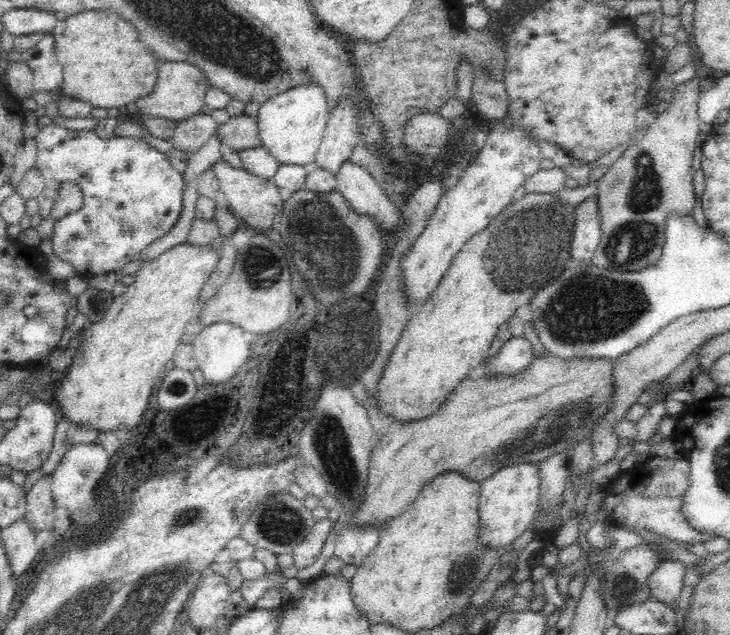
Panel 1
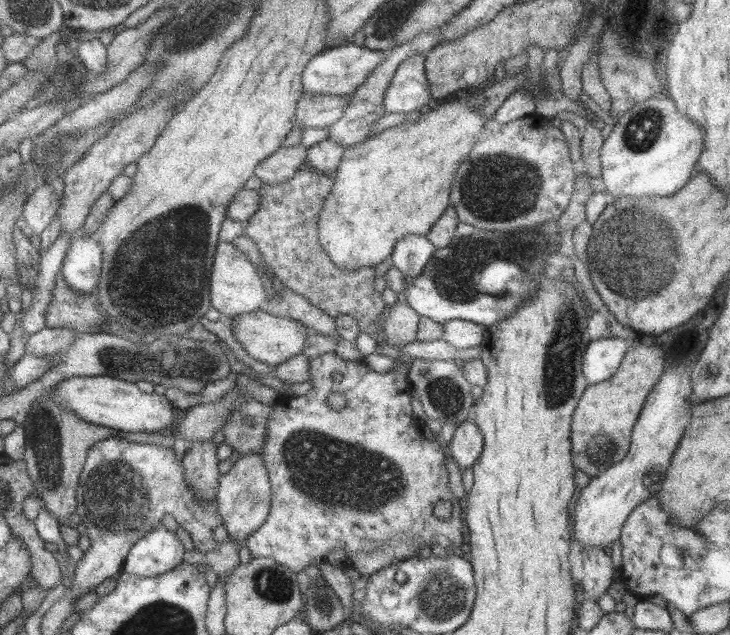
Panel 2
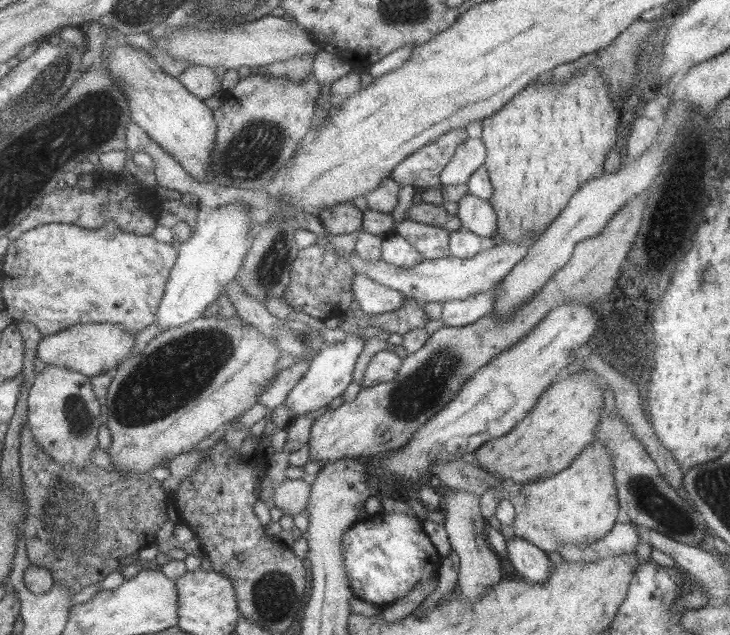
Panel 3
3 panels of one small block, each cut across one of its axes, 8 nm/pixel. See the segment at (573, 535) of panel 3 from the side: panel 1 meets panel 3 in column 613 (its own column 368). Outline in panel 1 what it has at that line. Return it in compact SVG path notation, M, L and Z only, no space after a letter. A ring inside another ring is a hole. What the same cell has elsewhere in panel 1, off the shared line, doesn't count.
M546 351L544 356L534 355L532 362L526 368L518 370L518 372L508 373L507 375L490 375L490 373L486 373L482 374L479 378L466 377L431 415L425 416L423 419L392 421L386 432L383 433L382 440L379 440L379 443L372 450L372 456L370 456L370 480L368 480L368 488L366 488L367 496L365 497L365 502L360 509L350 514L348 523L360 523L360 525L374 523L378 526L382 525L382 522L385 520L399 515L401 512L404 512L404 509L408 509L408 506L412 504L412 500L416 500L424 485L444 471L458 471L462 475L472 478L472 480L481 482L500 467L508 467L511 464L519 462L542 461L552 456L552 454L564 453L573 449L580 441L590 438L592 432L594 432L594 426L598 424L598 420L608 416L610 410L612 410L612 400L614 400L614 366L616 362L616 359L610 358L577 358L576 356L561 358L552 352Z

